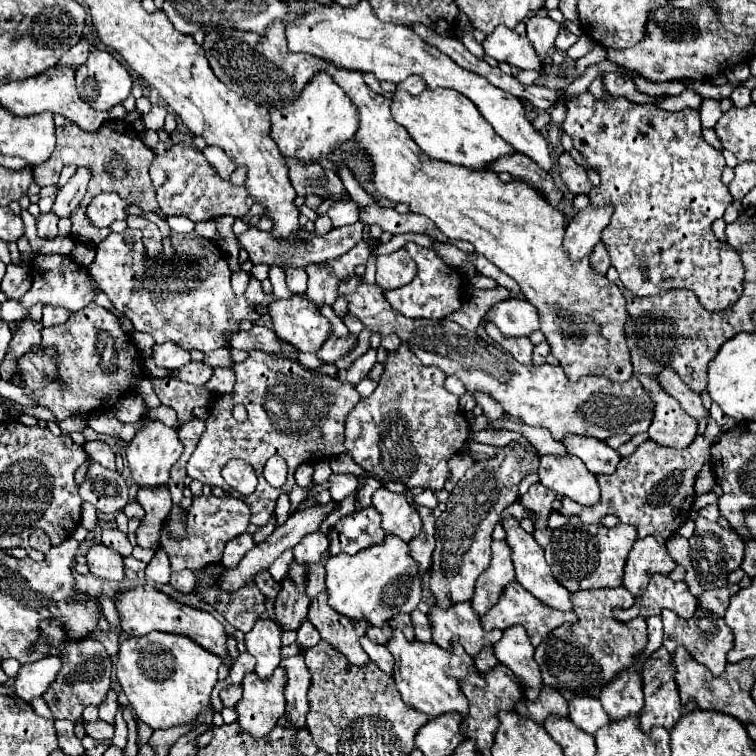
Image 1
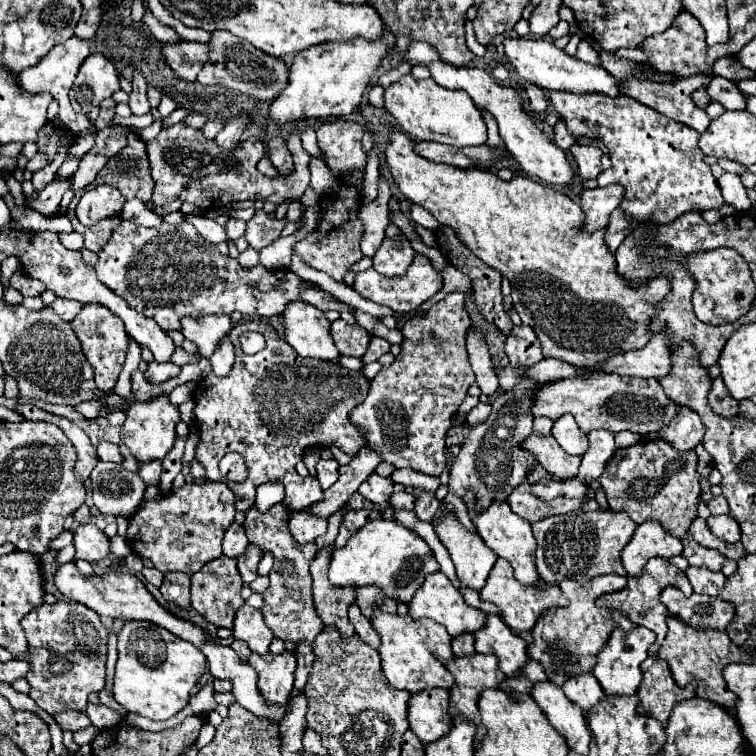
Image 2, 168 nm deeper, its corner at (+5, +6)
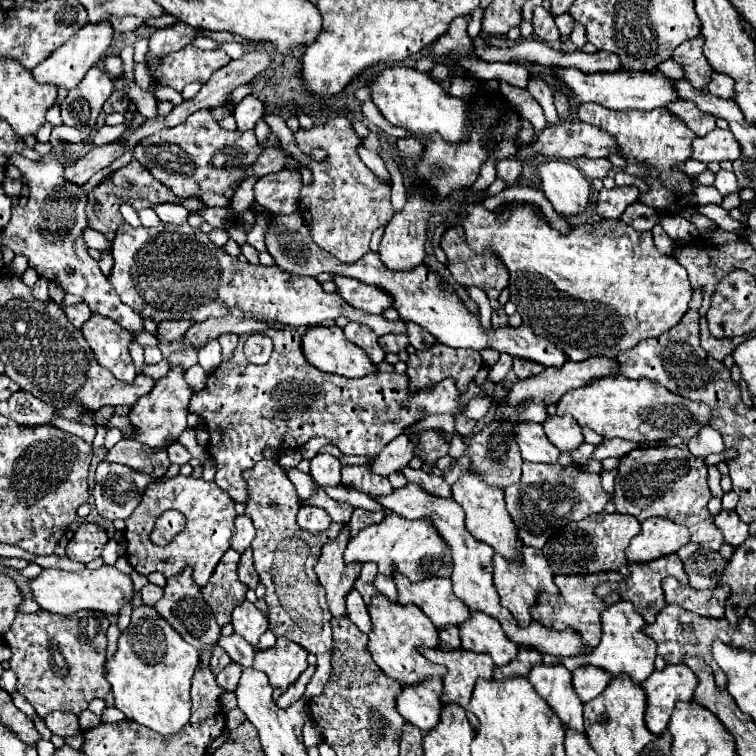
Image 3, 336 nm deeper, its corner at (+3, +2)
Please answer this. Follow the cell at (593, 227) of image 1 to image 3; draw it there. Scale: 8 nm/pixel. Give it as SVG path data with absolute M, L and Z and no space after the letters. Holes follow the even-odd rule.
M616 186L612 190L606 190L602 188L600 194L598 194L598 202L596 202L596 212L600 218L604 220L618 220L622 216L622 212L632 204L636 202L640 196L638 188L634 186Z

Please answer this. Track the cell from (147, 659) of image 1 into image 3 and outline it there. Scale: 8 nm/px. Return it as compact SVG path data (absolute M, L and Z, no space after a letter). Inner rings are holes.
M150 606L134 608L130 626L118 640L116 656L106 666L106 680L112 686L116 708L158 734L174 734L190 720L190 680L200 664L200 652L190 646Z

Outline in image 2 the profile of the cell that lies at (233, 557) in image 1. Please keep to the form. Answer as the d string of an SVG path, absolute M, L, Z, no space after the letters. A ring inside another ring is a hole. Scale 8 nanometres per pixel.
M232 524L228 530L226 530L226 536L224 536L224 542L222 542L222 550L226 556L230 558L236 558L240 556L248 546L248 538L244 534L244 526L242 524Z

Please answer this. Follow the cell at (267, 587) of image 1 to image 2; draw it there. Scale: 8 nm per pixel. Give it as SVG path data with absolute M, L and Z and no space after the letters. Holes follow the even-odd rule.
M252 544L246 548L244 554L238 556L238 572L246 584L250 584L258 578L256 568L258 568L260 560L262 560L262 550L258 546L252 546Z

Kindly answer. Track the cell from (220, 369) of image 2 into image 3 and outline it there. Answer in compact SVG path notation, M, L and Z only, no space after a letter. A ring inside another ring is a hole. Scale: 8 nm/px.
M224 334L224 336L218 338L218 342L222 346L222 358L224 360L230 360L232 358L232 352L234 352L234 348L238 344L238 336L236 334Z

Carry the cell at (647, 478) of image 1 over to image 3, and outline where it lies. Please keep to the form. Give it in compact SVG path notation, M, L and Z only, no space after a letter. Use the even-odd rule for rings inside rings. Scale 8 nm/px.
M686 444L678 446L656 446L656 448L636 448L620 458L614 490L614 506L620 514L630 514L638 522L650 516L662 516L684 524L690 530L690 540L706 550L718 550L724 544L720 530L716 530L714 520L708 512L708 502L712 498L708 484L708 472L702 458L688 454Z

